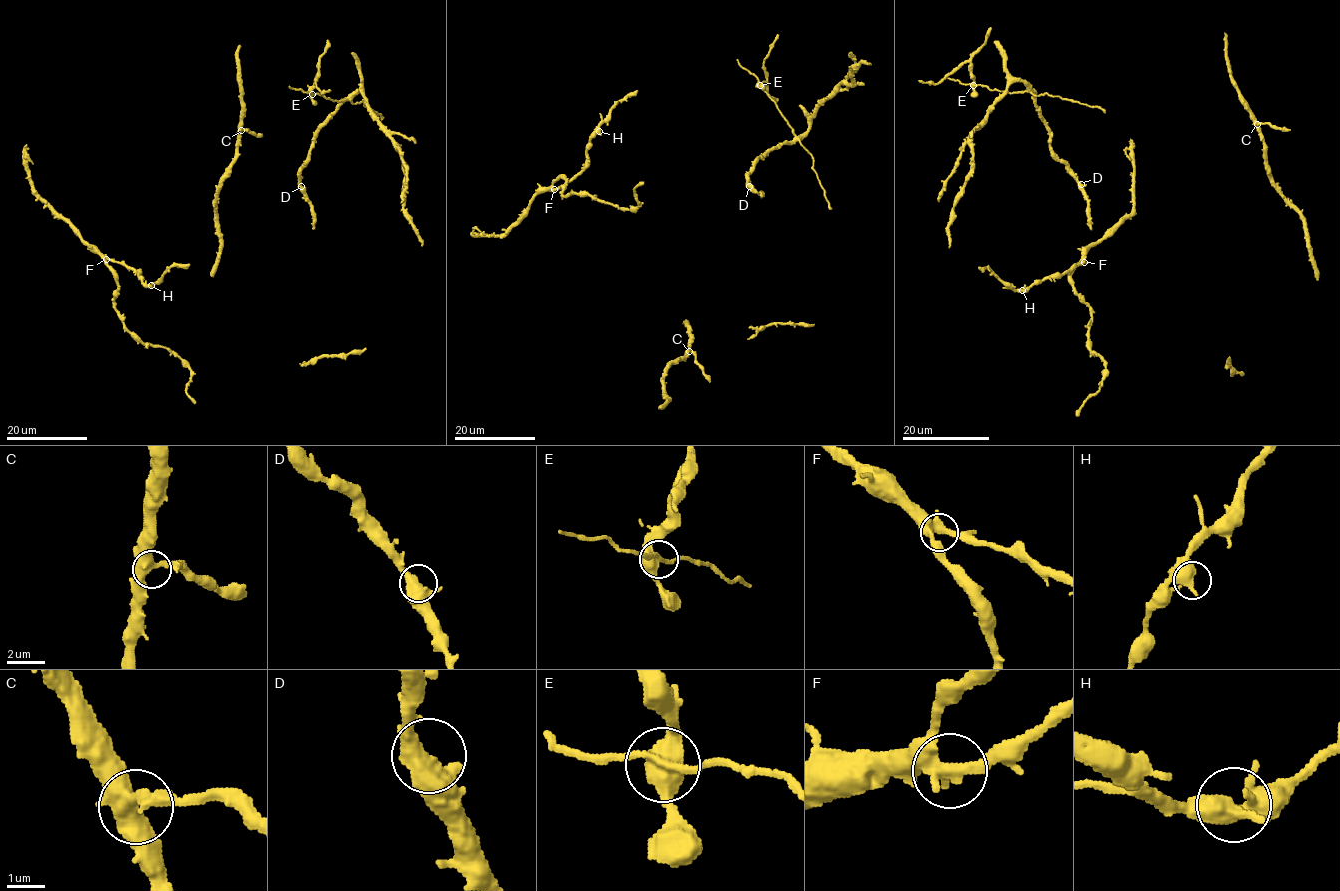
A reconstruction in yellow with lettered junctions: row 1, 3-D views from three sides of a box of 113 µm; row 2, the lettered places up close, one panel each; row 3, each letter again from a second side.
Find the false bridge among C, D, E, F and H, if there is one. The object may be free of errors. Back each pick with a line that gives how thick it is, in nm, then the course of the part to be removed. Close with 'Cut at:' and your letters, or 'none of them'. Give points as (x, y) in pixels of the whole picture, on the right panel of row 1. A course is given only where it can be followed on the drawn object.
E: calibre 460 nm; course (972, 85), (985, 85), (1009, 93), (1029, 91), (1037, 96), (1046, 94), (1097, 107), (1104, 112)
Cut at: E

